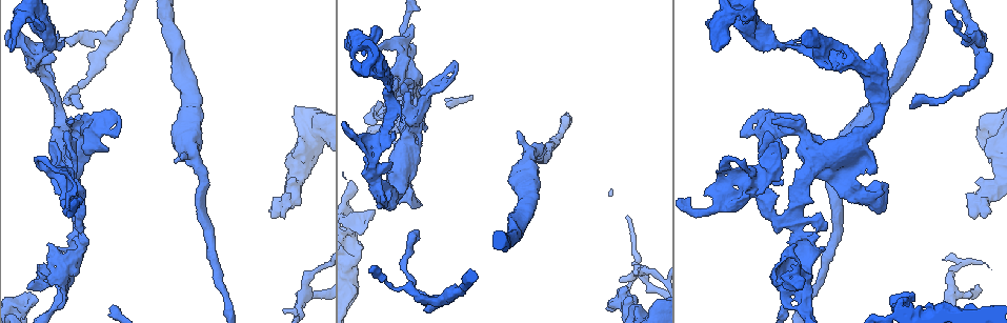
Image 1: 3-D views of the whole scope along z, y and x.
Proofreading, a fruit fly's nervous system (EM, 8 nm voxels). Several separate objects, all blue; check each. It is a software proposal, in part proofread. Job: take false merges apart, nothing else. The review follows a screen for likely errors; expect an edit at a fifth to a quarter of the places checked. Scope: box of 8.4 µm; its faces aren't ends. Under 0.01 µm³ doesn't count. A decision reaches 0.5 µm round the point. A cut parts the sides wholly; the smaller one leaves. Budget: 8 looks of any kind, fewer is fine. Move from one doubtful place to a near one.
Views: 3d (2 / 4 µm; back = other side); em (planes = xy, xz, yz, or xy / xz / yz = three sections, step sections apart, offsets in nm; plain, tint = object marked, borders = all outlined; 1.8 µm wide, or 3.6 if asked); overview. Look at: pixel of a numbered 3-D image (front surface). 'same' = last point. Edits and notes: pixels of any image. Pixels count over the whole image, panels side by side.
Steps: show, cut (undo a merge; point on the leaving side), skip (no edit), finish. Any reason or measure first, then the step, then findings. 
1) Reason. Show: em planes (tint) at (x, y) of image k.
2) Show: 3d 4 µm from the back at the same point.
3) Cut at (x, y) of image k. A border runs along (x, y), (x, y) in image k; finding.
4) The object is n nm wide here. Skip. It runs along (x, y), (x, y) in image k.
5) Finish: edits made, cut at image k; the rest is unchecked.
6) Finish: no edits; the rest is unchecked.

Four arms meet. Show: em yz step 4 (tint) at (86, 125) of image 1.

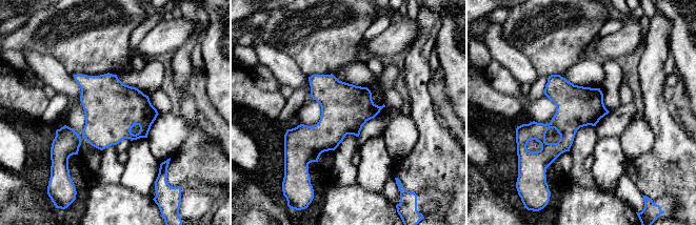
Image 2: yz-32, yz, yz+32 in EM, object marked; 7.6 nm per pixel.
Cut it another way. Show: em planes (tint) at the same point.

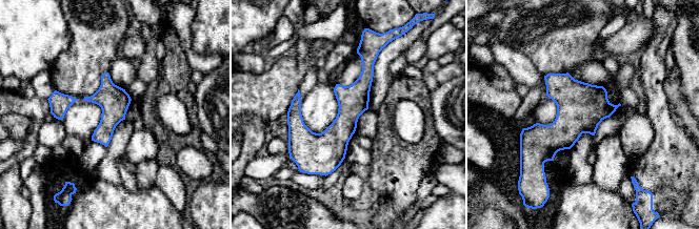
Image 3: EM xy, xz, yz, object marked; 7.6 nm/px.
Skip. All the same neuron.

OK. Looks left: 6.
Show: em xy step 4 (tint) at (754, 189) of image 1.

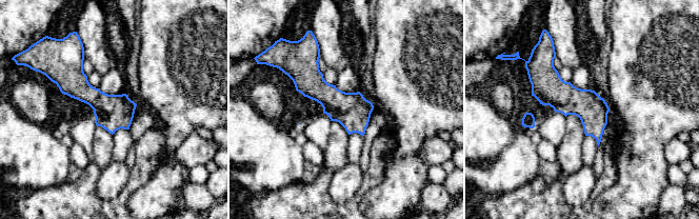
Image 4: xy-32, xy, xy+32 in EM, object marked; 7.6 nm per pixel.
Show: em yz step 16 (tint) at the same point.

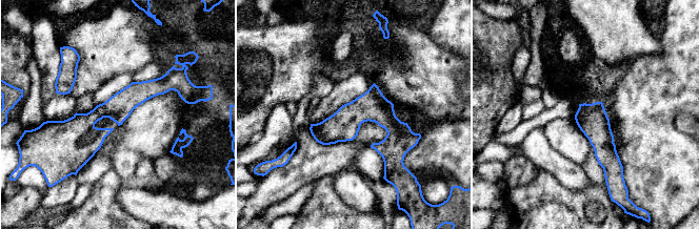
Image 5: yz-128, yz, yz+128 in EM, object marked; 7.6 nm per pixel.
The object is 200 nm wide here. Skip. One neuron here.

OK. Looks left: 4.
Four arms meet. Show: em planes (tint) at (851, 58) of image 1.

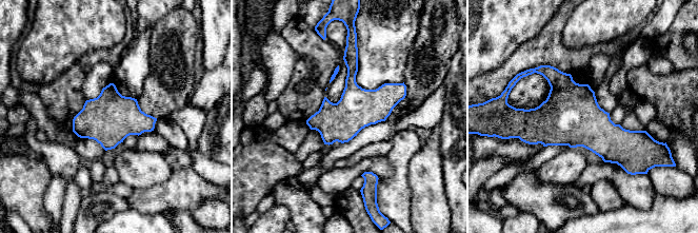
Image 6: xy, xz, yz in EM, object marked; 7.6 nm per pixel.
The object is 300 nm wide here. Skip. Continuous, no second neuron.

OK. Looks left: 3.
Touches itself. Show: 3d 2 µm from the back at (790, 306) of image 1.

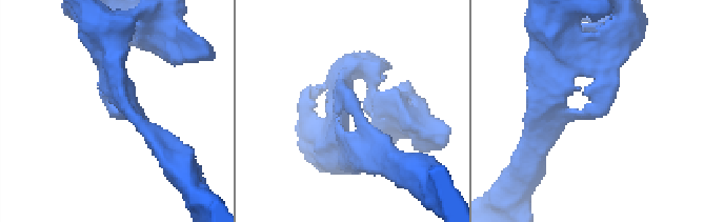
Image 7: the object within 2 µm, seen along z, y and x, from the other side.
Now the EM. Show: em xz step 8 (tint) at (592, 113) of image 7.

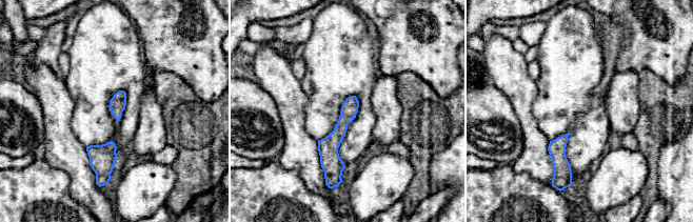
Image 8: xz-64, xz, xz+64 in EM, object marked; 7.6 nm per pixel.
Cut it another way. Show: em planes (tint) at the same point.

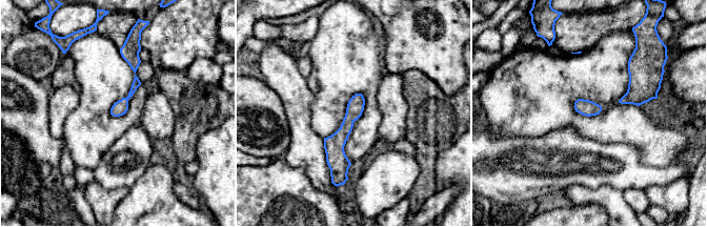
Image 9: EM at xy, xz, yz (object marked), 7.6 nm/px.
Skip. It runs along (359, 96), (338, 140), (342, 171) in image 9; continuous, no second neuron.

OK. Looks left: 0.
Finish: no edits; the rest is unchecked.

